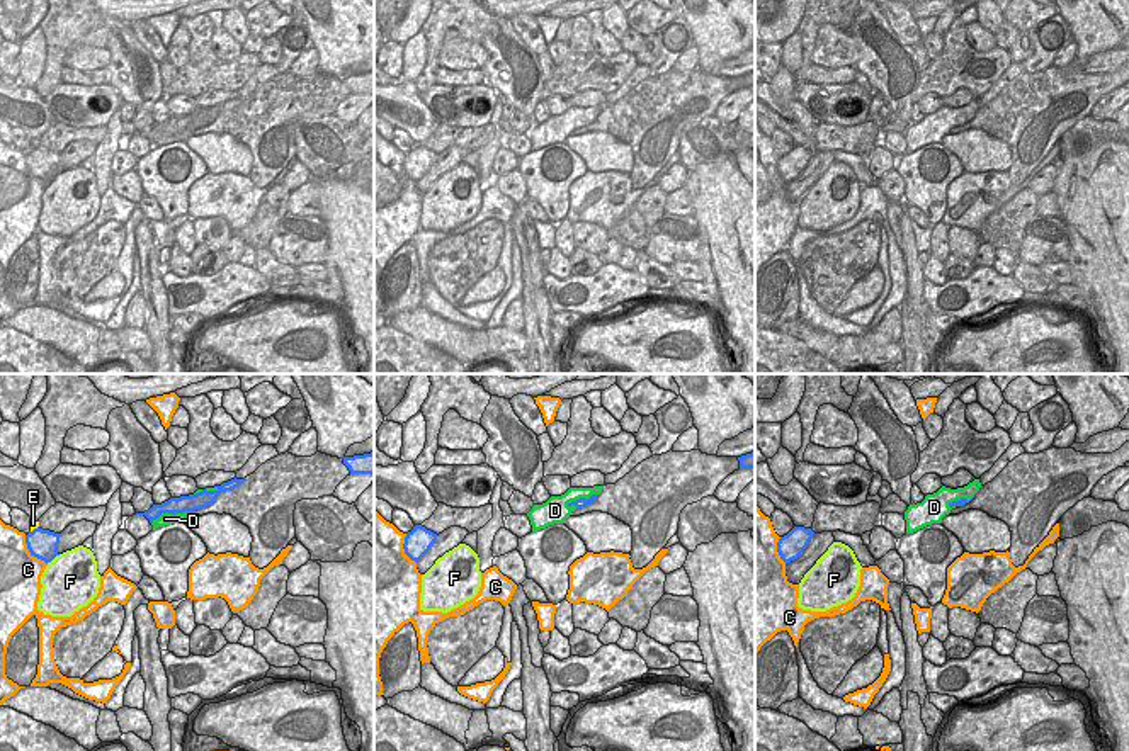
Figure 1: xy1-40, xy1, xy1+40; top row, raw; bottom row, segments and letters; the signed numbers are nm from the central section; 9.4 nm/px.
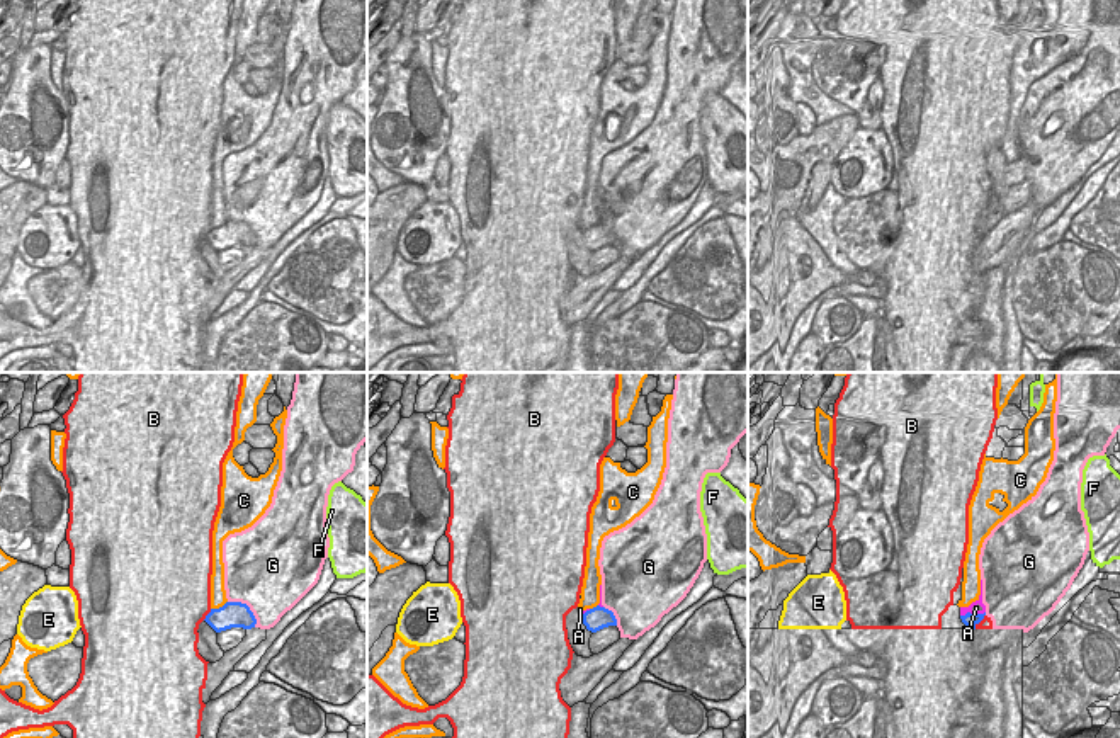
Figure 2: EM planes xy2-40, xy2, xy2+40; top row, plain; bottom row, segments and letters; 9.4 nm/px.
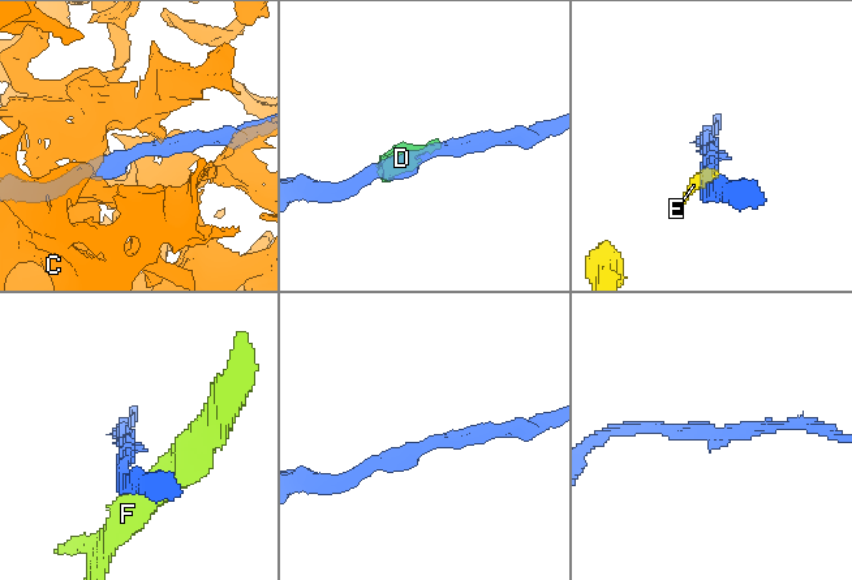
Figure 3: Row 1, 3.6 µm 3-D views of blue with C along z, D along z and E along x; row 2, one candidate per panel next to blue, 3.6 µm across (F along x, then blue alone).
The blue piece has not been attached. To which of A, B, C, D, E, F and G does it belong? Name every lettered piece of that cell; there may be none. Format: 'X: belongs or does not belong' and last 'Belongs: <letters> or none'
A: belongs
B: does not belong
C: does not belong
D: does not belong
E: does not belong
F: does not belong
G: does not belong
Belongs: A

